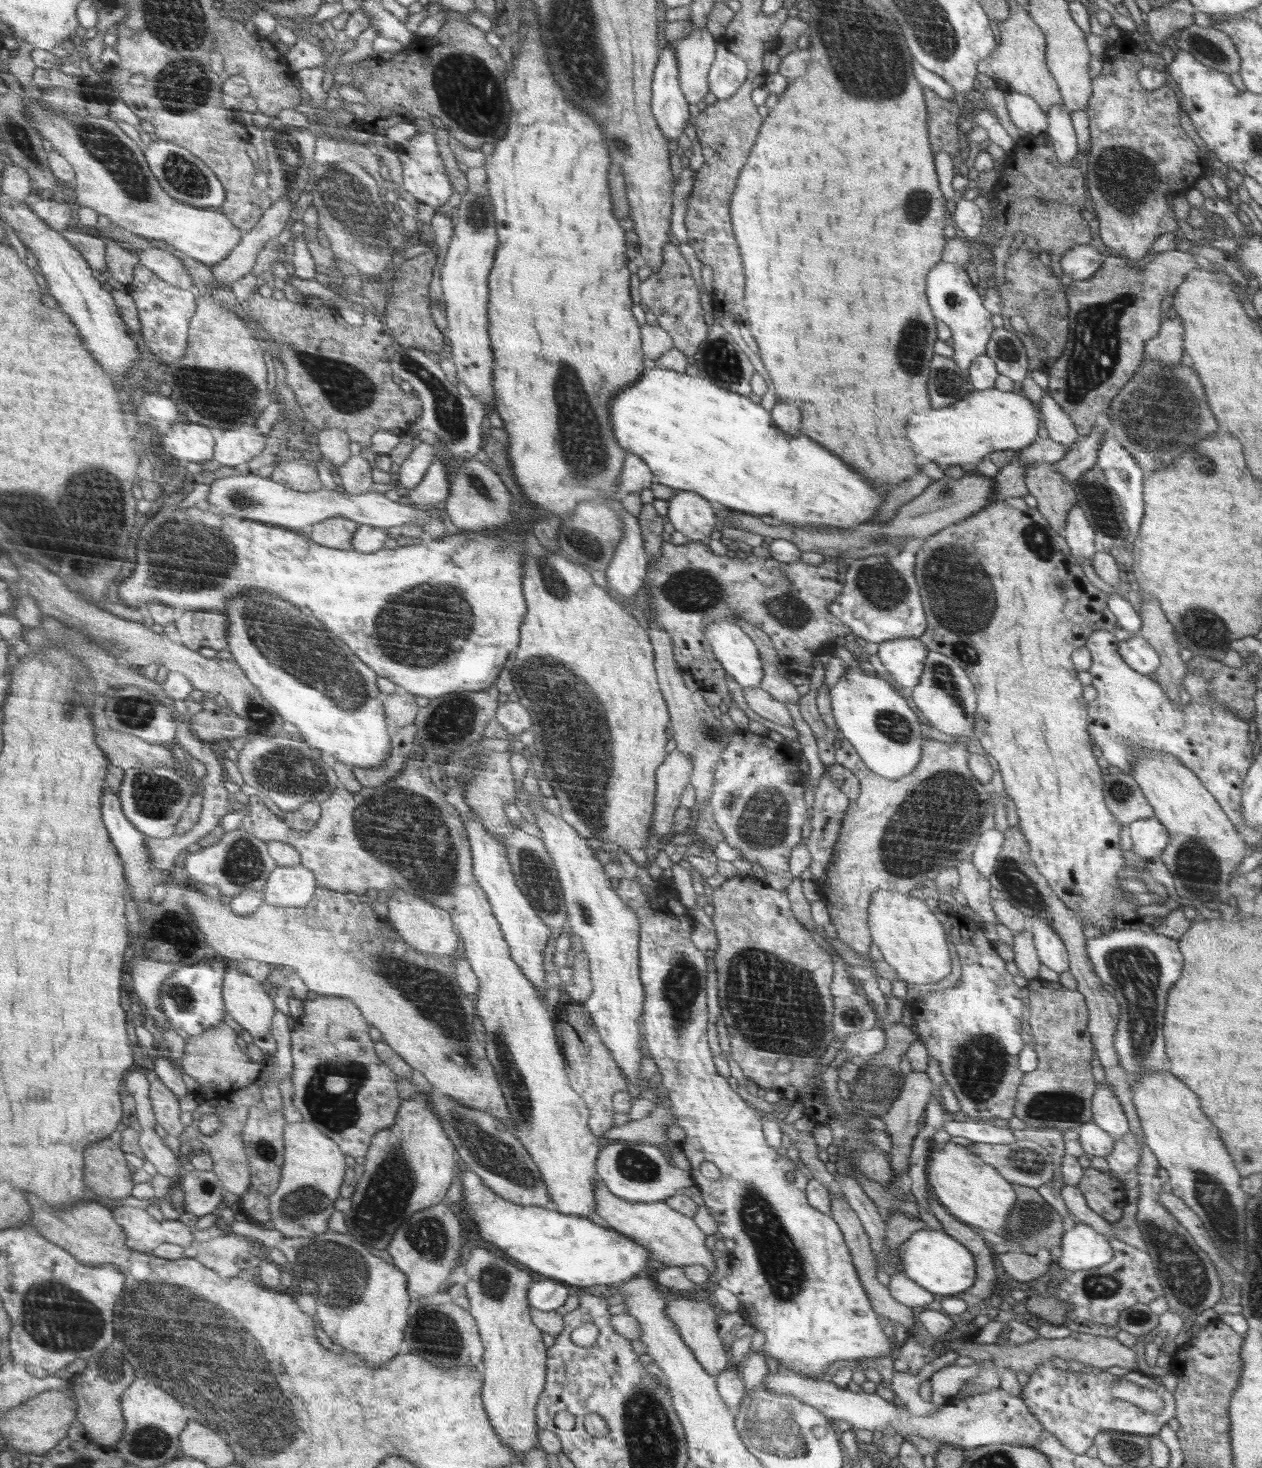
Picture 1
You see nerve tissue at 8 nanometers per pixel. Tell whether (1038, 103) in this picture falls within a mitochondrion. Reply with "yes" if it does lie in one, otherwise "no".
no

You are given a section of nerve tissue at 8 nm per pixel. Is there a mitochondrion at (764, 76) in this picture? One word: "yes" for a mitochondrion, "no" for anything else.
no

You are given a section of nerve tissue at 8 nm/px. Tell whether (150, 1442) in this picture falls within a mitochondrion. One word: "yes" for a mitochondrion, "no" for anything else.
yes

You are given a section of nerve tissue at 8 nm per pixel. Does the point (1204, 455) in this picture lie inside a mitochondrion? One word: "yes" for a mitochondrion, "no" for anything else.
yes

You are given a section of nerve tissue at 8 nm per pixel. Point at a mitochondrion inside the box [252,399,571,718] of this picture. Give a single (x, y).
(438, 627)

